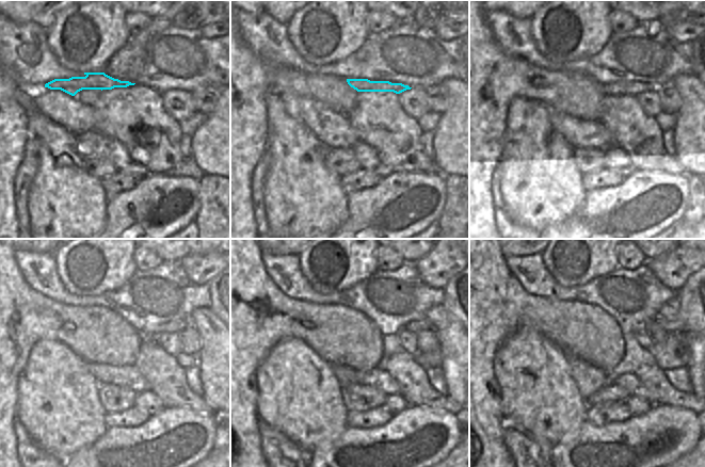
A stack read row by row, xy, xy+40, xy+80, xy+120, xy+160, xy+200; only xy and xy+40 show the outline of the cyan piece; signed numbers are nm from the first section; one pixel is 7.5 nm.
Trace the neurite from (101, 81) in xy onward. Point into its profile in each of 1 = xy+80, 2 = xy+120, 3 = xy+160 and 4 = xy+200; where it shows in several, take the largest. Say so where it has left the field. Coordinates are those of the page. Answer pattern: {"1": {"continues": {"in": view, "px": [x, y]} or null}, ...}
{"1": {"continues": {"in": "xy+80", "px": [621, 87]}}, "2": {"continues": {"in": "xy+120", "px": [177, 325]}}, "3": {"continues": {"in": "xy+160", "px": [423, 324]}}, "4": {"continues": {"in": "xy+200", "px": [686, 320]}}}

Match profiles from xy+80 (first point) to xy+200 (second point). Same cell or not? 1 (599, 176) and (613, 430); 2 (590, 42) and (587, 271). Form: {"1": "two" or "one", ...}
{"1": "two", "2": "one"}

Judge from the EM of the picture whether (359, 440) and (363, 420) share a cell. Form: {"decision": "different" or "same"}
{"decision": "different"}

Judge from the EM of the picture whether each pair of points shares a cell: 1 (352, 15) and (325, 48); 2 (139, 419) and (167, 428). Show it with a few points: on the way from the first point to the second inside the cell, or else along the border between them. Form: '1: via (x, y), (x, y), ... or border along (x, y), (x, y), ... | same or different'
1: via (342, 25), (341, 36), (339, 39), (335, 39) | same
2: border along (149, 416), (139, 425), (122, 427) | different

